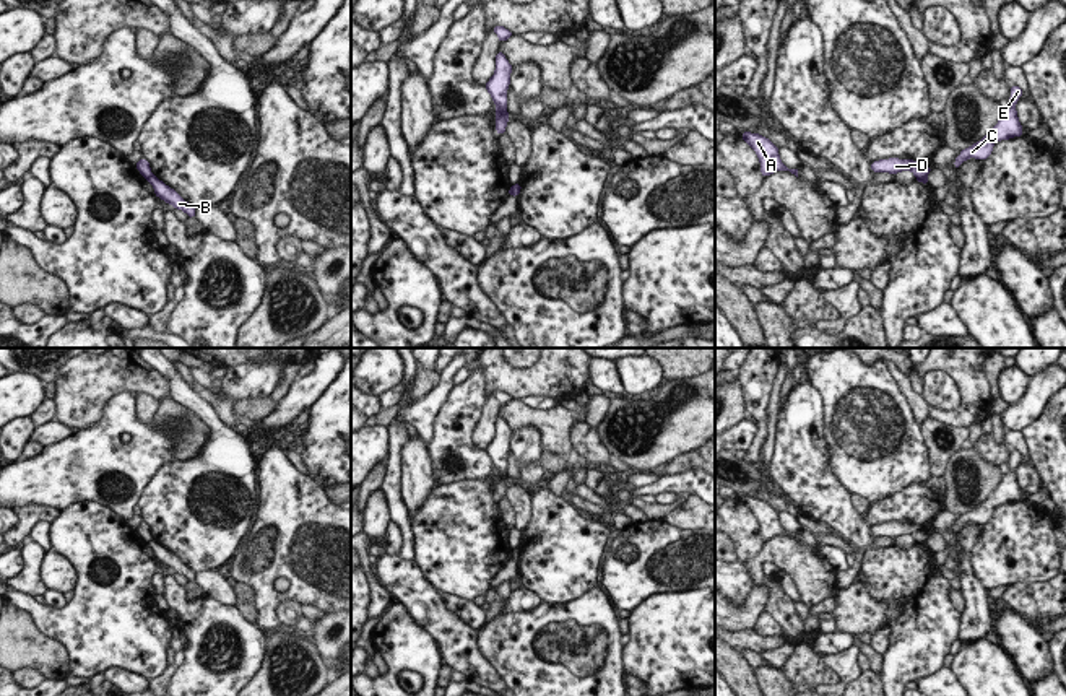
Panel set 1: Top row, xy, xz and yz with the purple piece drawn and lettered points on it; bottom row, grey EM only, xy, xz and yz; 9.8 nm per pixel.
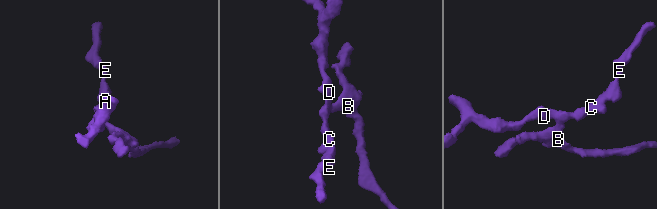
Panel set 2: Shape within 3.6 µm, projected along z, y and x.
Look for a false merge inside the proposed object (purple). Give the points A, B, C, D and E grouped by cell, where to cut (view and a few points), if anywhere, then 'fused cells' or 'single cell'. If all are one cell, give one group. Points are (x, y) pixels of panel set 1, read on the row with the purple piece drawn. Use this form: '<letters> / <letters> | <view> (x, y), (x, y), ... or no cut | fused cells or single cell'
A C D E / B | xy (151, 174), (147, 178) | fused cells

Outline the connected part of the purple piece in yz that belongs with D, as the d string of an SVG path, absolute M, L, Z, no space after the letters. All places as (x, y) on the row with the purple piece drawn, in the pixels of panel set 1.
M889 158L871 163L871 169L874 172L890 172L894 176L900 171L912 171L915 177L928 177L933 167L926 167L920 161L913 159Z

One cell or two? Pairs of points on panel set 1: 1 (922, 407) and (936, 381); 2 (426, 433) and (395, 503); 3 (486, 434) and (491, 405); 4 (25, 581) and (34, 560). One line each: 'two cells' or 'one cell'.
1: two cells
2: two cells
3: one cell
4: one cell

